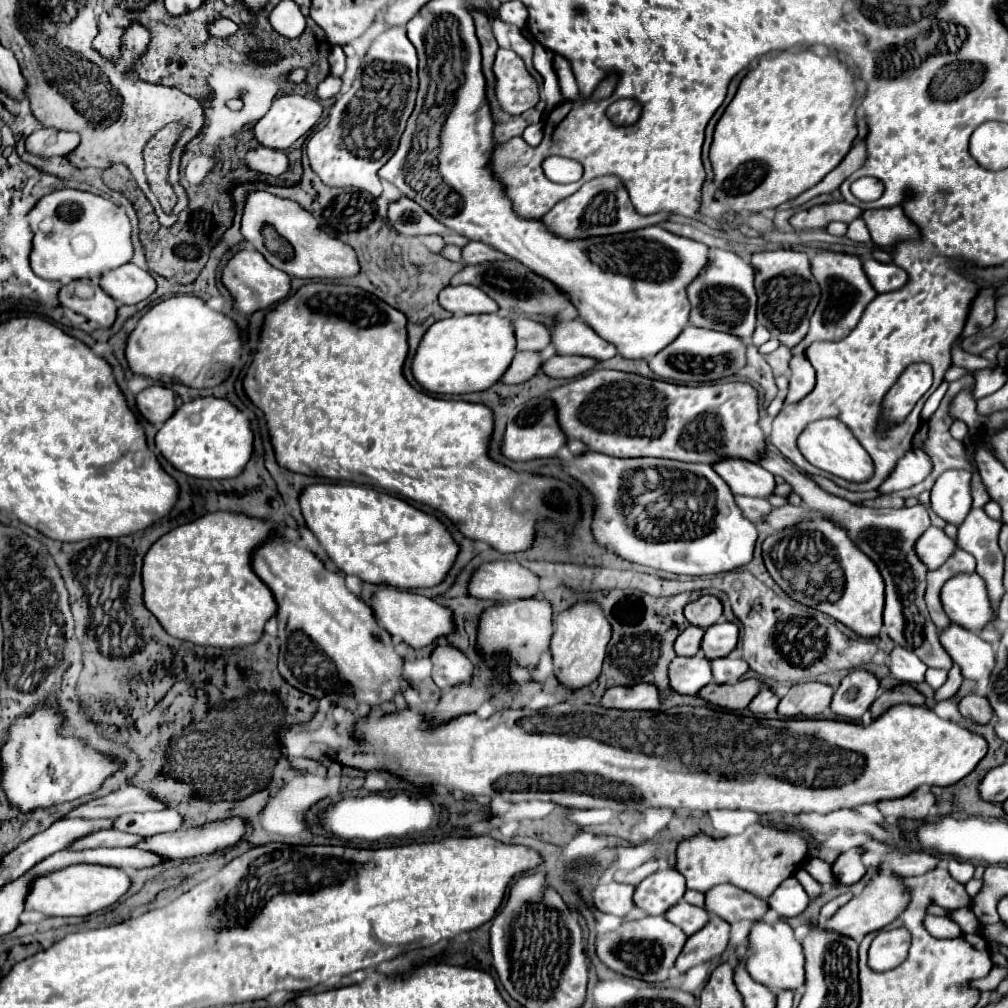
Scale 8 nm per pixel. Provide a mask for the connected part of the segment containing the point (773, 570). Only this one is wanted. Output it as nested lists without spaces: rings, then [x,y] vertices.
[[[811,514],[803,522],[767,536],[763,540],[763,562],[771,578],[793,600],[837,618],[861,636],[879,636],[885,602],[883,576],[837,522]]]

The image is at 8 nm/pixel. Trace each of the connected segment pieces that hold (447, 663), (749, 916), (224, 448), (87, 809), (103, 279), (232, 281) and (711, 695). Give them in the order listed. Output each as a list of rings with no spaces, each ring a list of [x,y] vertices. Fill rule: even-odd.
[[[451,644],[435,646],[431,652],[431,662],[433,662],[433,682],[439,688],[467,682],[473,676],[473,662]]]
[[[719,884],[705,894],[705,910],[733,924],[737,920],[759,920],[769,910],[765,900],[755,898],[731,884]]]
[[[193,398],[181,404],[155,436],[157,450],[175,470],[193,478],[235,478],[243,472],[253,452],[253,432],[249,418],[225,398]]]
[[[125,786],[103,798],[95,798],[85,804],[79,804],[65,818],[87,818],[87,820],[119,818],[121,814],[127,814],[125,810],[151,812],[151,810],[163,810],[163,808],[165,808],[165,804],[155,800],[147,792],[141,792],[139,788],[133,788],[133,786]]]
[[[135,264],[105,272],[105,276],[99,276],[99,284],[119,304],[137,304],[155,292],[153,276]]]
[[[243,248],[239,250],[223,268],[223,274],[221,274],[221,282],[223,286],[229,290],[229,294],[233,296],[233,308],[241,314],[251,314],[255,310],[265,310],[269,308],[271,304],[277,304],[281,300],[287,298],[289,294],[289,288],[291,288],[291,278],[273,268],[257,250],[249,250],[249,248]]]
[[[749,678],[739,680],[735,684],[707,684],[699,690],[699,696],[705,698],[709,704],[727,708],[727,710],[743,710],[761,690],[761,680]]]

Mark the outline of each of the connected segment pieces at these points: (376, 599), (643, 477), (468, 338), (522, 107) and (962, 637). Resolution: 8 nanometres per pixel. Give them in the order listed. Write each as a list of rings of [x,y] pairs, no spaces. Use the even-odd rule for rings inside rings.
[[[381,586],[377,592],[373,592],[371,608],[373,608],[373,616],[377,618],[377,622],[395,640],[401,640],[401,642],[409,644],[411,648],[423,648],[427,644],[431,644],[435,638],[455,630],[453,614],[451,614],[449,608],[437,604],[431,598],[425,598],[425,596],[419,596],[419,594],[411,594],[411,592],[405,592],[405,590]],[[435,628],[445,628],[445,630],[435,630]]]
[[[585,450],[583,454],[561,462],[561,466],[571,478],[581,482],[595,500],[595,514],[591,522],[595,540],[629,562],[673,574],[705,576],[735,570],[753,558],[757,528],[741,516],[731,488],[707,464],[687,464],[661,458],[613,458],[601,452]]]
[[[499,314],[451,316],[427,328],[411,362],[413,378],[435,394],[481,392],[499,382],[515,356],[515,336],[511,320]]]
[[[499,50],[495,58],[497,100],[509,114],[523,114],[539,102],[539,86],[513,50]]]
[[[949,624],[939,632],[939,642],[951,660],[961,668],[963,678],[979,680],[981,676],[989,676],[995,664],[993,646],[979,638],[975,632],[961,628],[959,624]]]

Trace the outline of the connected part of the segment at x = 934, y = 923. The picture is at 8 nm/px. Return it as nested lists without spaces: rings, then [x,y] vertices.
[[[925,916],[925,920],[923,920],[923,926],[925,926],[925,930],[933,936],[933,938],[953,938],[953,932],[957,934],[957,926],[955,926],[955,930],[953,930],[953,924],[955,922],[951,922],[949,918],[945,918],[945,916]]]

